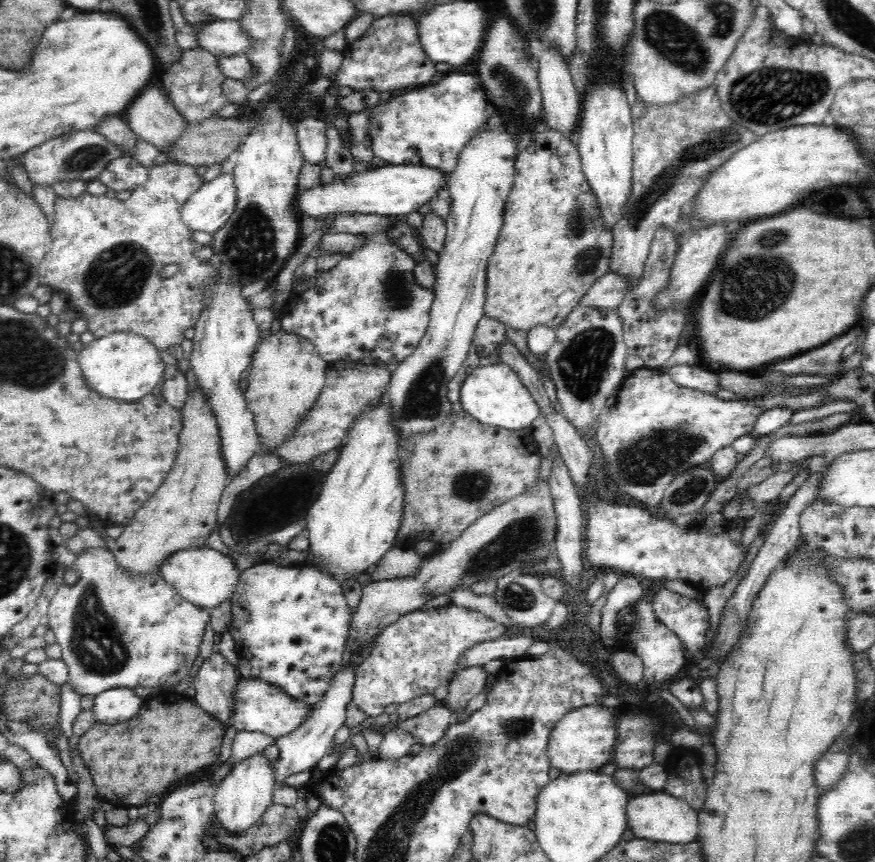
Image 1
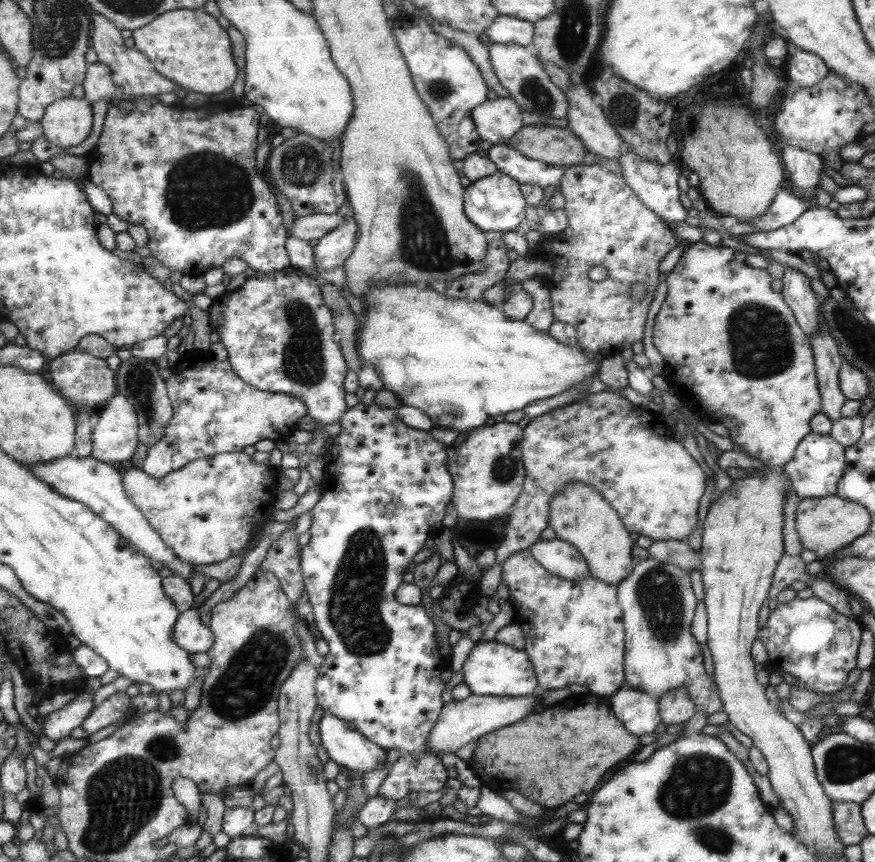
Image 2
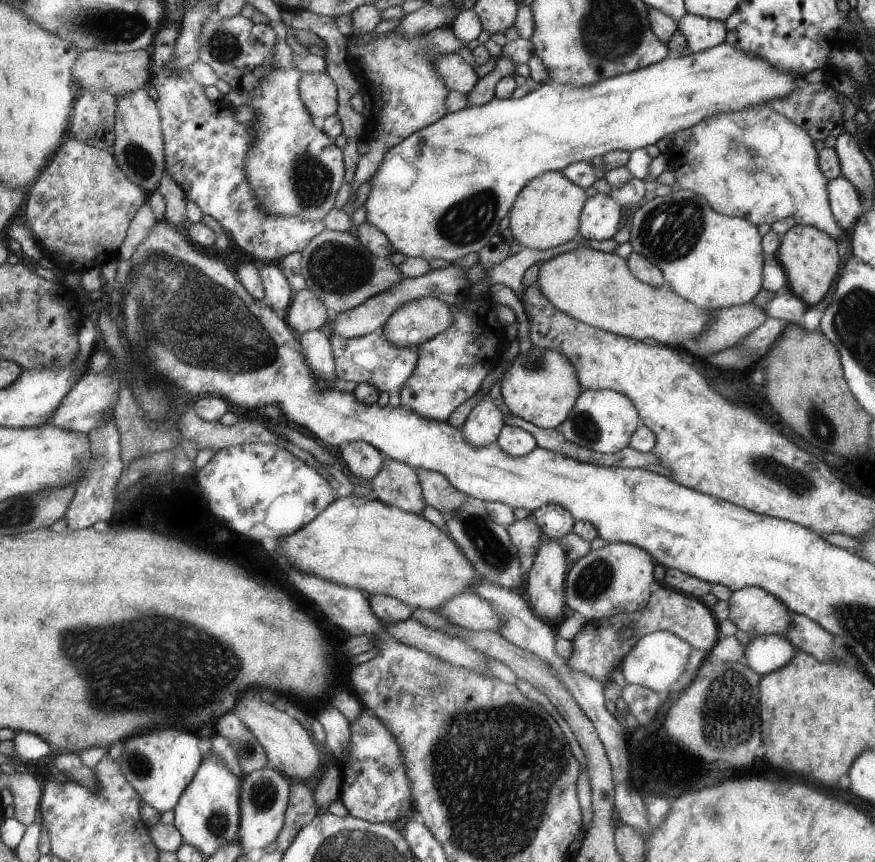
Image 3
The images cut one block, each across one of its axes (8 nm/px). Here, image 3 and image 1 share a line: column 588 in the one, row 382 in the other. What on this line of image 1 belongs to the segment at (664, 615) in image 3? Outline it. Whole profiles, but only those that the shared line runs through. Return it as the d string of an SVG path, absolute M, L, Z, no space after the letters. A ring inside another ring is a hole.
M644 366L631 370L618 387L616 404L599 416L596 425L597 446L609 480L616 484L622 494L634 498L647 508L661 503L663 492L678 474L684 474L692 467L705 466L717 450L731 446L741 436L752 434L757 418L764 412L752 403L742 403L739 398L726 402L698 388L684 388L658 367L649 369Z

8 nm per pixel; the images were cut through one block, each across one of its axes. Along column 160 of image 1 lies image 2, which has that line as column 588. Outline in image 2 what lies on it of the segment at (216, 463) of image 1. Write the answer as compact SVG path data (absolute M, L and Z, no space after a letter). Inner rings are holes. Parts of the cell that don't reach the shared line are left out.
M580 481L566 483L553 494L549 510L547 527L555 530L557 539L580 550L591 568L590 576L615 587L629 577L634 566L634 555L631 553L634 542L623 520L618 518L618 511L599 490Z

